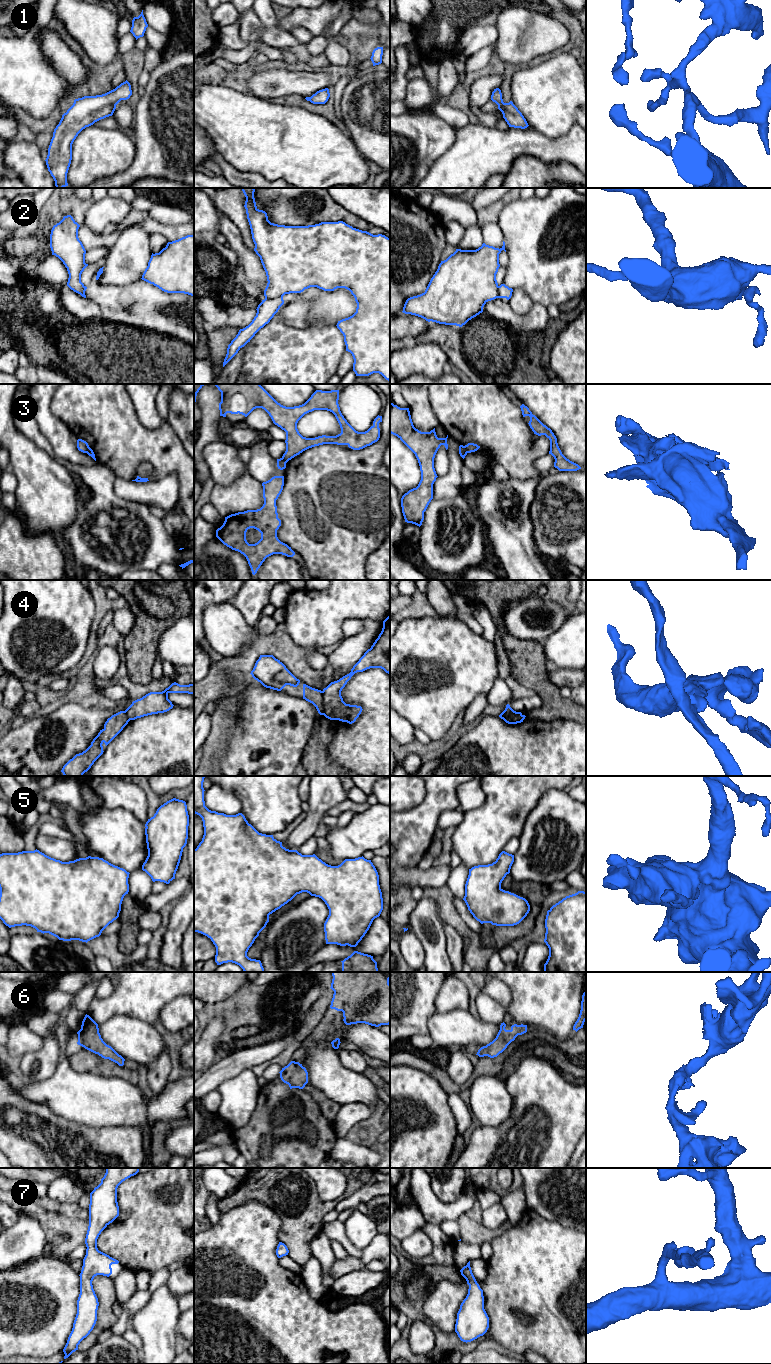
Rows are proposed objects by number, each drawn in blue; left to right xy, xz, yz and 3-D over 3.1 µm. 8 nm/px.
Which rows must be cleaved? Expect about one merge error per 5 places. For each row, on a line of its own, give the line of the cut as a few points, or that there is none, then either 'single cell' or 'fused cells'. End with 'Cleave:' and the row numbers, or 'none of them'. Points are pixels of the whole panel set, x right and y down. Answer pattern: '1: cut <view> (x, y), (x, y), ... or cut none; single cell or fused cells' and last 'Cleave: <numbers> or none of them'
1: cut none; single cell
2: cut xz (282, 295), (265, 299); fused cells
3: cut yz (464, 446), (468, 452); fused cells
4: cut xz (321, 691), (324, 714); fused cells
5: cut none; single cell
6: cut none; single cell
7: cut none; single cell
Cleave: 2, 3, 4

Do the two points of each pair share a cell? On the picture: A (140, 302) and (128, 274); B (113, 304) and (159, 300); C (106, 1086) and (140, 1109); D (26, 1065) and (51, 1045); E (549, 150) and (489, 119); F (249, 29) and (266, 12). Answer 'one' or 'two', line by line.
A: two
B: one
C: one
D: one
E: two
F: two

